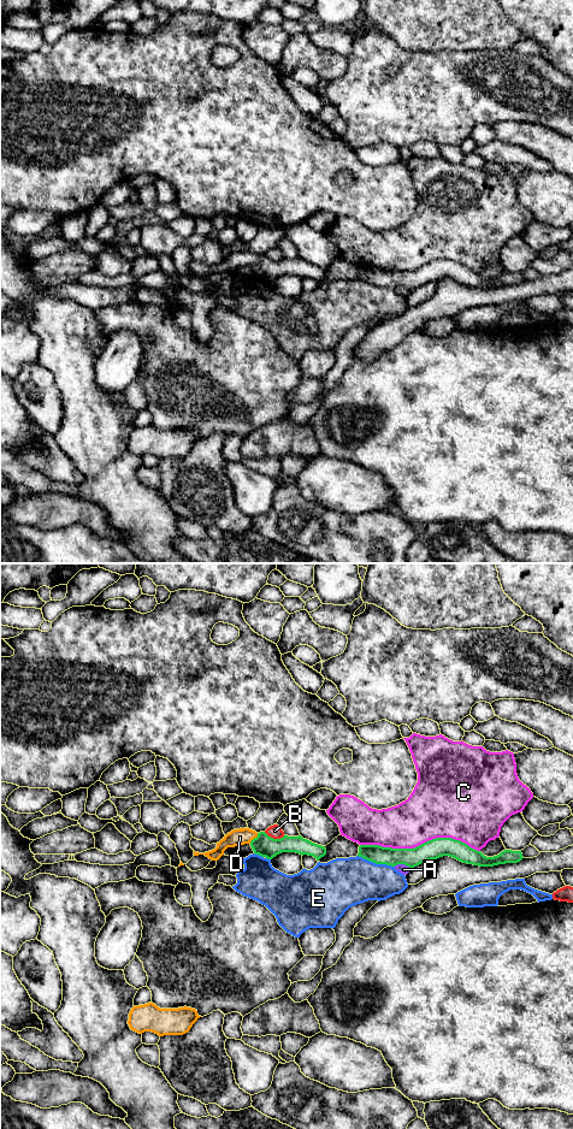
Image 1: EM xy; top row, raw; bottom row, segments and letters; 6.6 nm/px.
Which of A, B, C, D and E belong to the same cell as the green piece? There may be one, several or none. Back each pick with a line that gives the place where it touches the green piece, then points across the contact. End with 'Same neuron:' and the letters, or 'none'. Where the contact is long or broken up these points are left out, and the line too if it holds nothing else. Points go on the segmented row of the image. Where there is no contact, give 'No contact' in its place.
Same neuron: none

